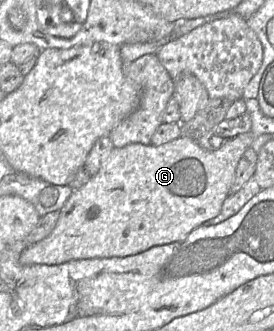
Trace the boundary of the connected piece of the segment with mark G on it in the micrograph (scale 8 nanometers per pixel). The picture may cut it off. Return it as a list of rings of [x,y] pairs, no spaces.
[[[249,132],[227,141],[216,144],[213,151],[202,148],[197,141],[180,136],[168,143],[154,146],[152,144],[144,145],[141,143],[131,143],[122,148],[113,147],[106,159],[103,161],[99,171],[96,175],[90,177],[89,181],[81,188],[73,190],[72,195],[65,202],[59,211],[59,219],[52,232],[44,239],[28,246],[19,258],[23,265],[32,264],[46,264],[57,265],[71,260],[92,259],[92,258],[110,258],[110,257],[125,257],[141,253],[151,247],[169,244],[172,242],[180,241],[194,229],[200,227],[205,221],[211,220],[216,217],[221,209],[223,202],[229,195],[230,187],[235,177],[236,167],[244,152],[251,147],[255,136]]]

